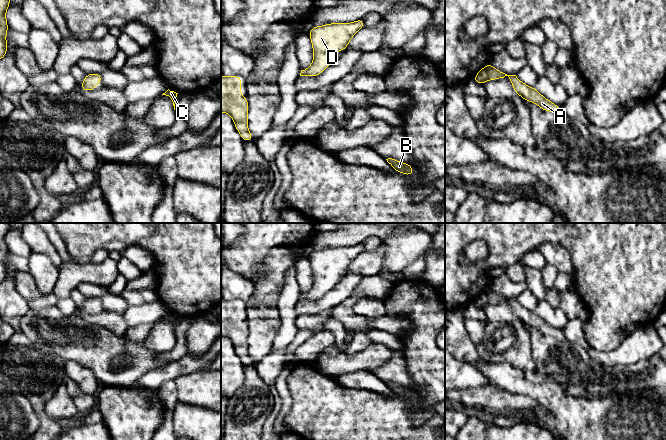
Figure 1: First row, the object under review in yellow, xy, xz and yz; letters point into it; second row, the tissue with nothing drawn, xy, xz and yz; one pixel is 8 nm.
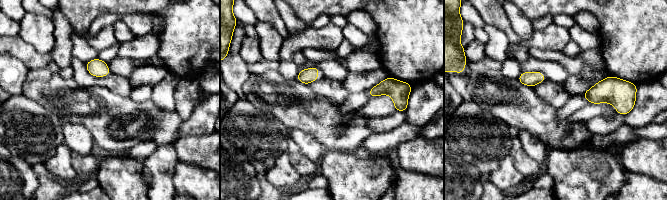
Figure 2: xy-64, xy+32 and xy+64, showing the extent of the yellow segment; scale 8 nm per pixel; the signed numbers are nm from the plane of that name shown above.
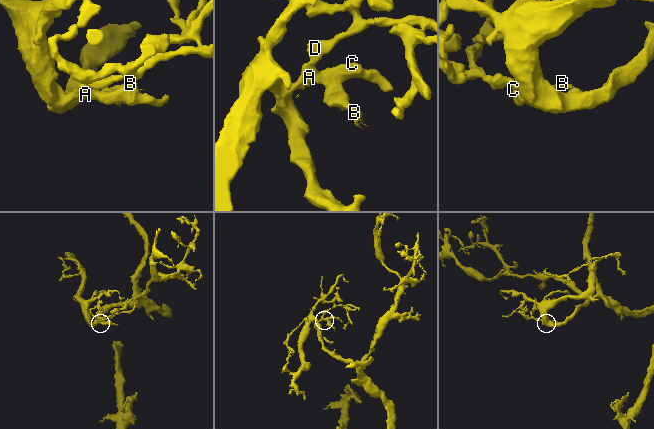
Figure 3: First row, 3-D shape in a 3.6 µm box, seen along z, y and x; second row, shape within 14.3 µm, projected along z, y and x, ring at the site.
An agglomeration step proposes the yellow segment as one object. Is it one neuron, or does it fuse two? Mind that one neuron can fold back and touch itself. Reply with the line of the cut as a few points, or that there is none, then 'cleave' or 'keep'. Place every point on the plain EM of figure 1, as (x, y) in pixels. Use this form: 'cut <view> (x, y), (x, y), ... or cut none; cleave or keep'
cut none; keep

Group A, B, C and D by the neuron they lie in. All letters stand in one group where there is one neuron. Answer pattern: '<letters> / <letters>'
A B C D

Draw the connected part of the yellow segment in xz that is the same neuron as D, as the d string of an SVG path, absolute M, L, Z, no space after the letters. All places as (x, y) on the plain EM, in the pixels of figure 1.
M364 242L351 247L330 247L314 250L308 257L313 272L313 286L300 300L315 301L335 286L335 276L346 274L353 260L364 252Z

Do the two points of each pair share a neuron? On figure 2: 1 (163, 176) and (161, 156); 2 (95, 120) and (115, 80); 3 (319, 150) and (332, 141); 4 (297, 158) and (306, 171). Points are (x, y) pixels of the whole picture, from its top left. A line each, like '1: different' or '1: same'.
1: same
2: different
3: different
4: same

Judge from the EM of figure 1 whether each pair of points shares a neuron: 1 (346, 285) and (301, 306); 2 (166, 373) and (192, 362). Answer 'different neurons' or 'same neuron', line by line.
1: same neuron
2: same neuron

